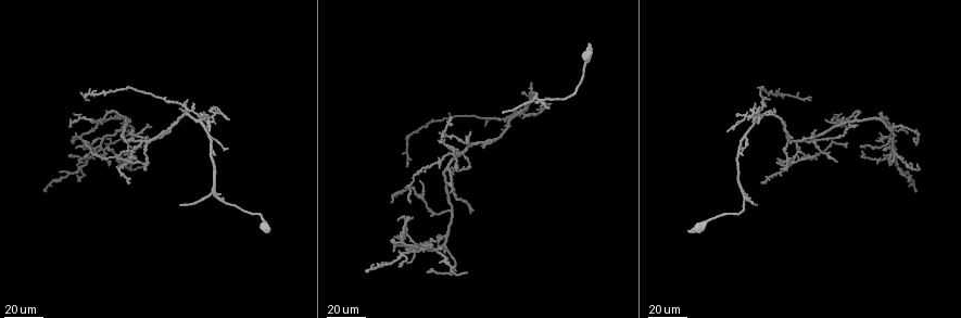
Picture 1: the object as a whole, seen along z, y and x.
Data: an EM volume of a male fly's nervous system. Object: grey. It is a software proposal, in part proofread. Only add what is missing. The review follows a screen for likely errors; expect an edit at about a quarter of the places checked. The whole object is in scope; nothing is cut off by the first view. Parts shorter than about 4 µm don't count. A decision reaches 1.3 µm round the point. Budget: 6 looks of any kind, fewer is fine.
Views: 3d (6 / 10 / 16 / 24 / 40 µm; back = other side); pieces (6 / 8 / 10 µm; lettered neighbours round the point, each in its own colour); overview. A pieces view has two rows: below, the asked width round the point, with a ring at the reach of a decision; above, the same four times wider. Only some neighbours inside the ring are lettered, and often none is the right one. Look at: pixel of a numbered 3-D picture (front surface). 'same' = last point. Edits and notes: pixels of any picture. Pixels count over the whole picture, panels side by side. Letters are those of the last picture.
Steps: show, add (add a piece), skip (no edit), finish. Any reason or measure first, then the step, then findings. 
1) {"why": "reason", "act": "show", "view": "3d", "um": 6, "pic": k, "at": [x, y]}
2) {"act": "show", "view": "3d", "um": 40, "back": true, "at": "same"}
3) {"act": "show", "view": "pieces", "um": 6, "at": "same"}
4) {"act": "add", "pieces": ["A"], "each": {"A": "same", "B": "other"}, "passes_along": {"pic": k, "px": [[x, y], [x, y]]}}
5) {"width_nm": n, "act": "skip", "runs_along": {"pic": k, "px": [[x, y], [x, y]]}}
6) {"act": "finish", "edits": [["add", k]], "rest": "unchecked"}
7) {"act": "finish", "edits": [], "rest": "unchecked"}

{"why": "tapers out", "act": "show", "view": "3d", "um": 40, "pic": 1, "at": [440, 132]}

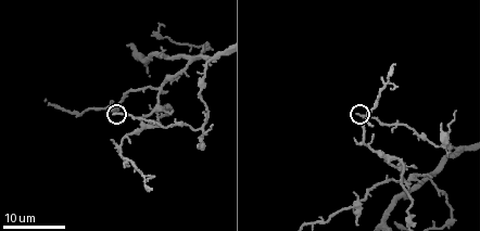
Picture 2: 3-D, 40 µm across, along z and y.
{"act": "show", "view": "pieces", "um": 10, "pic": 2, "at": [358, 115]}

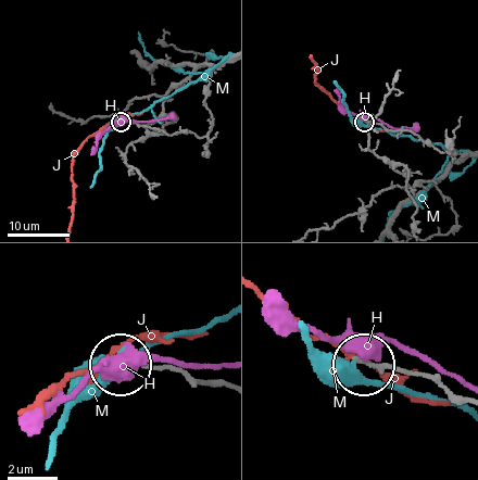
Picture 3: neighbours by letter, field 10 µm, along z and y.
{"act": "skip", "each": {"H": "other", "J": "other", "M": "other"}, "runs_along": {"pic": 3, "px": [[453, 154], [441, 152], [410, 131], [387, 129], [364, 121]]}, "found": "no lettered piece goes on from it"}

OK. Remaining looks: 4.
{"why": "end of a long branch", "act": "show", "view": "3d", "um": 24, "pic": 1, "at": [916, 164]}

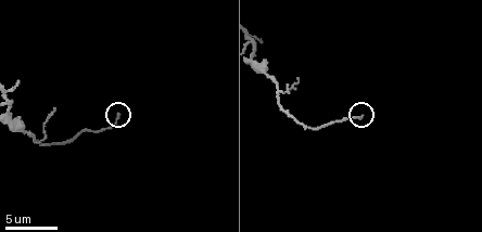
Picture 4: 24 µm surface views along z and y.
{"act": "show", "view": "3d", "um": 10, "pic": 4, "at": [120, 115]}

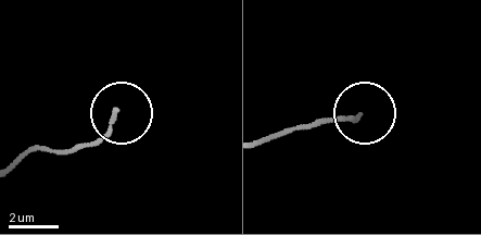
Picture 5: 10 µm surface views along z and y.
{"why": "see the neighbours", "act": "show", "view": "pieces", "um": 10, "pic": 5, "at": [116, 110]}

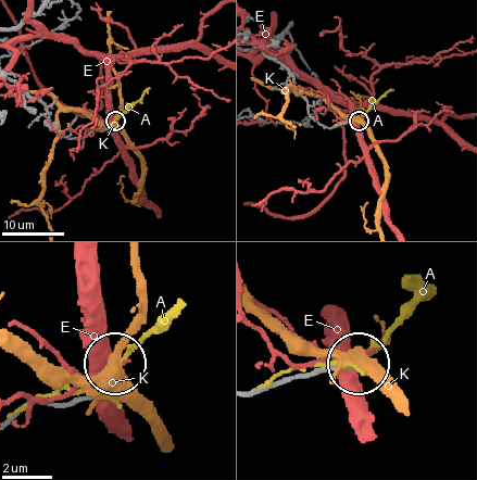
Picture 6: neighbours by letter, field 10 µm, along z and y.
{"act": "skip", "each": {"A": "other", "E": "other", "K": "other"}, "found": "none of them fits"}

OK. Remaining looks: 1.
{"act": "finish", "edits": [], "rest": "unchecked"}

